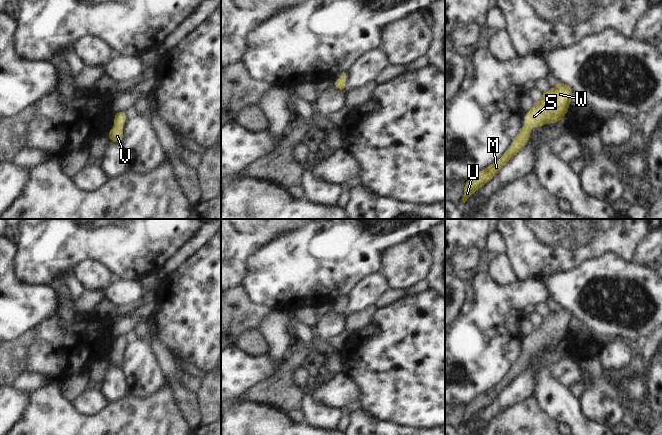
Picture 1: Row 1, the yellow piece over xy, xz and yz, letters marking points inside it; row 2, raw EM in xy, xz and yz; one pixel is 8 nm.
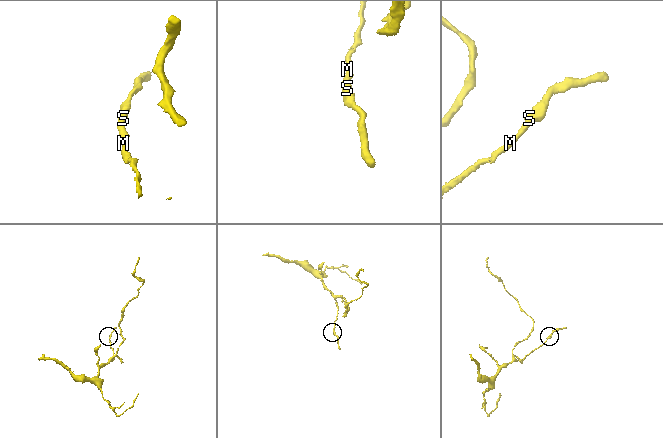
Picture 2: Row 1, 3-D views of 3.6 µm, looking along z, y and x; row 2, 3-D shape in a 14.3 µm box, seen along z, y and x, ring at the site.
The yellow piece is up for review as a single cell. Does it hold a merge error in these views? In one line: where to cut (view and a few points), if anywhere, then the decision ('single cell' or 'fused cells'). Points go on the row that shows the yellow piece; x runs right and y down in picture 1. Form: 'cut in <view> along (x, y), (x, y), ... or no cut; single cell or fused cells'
no cut; single cell

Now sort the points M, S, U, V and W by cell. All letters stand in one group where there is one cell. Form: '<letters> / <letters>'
M S U V W

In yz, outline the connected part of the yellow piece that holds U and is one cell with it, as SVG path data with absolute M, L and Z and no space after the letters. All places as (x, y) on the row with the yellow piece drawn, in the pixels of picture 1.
M559 83L549 92L542 94L542 99L529 112L526 112L526 125L523 126L510 148L501 159L490 165L485 170L475 174L466 181L462 202L465 203L469 196L480 186L486 184L520 149L522 149L530 136L530 126L540 128L545 122L557 123L568 111L572 87Z

